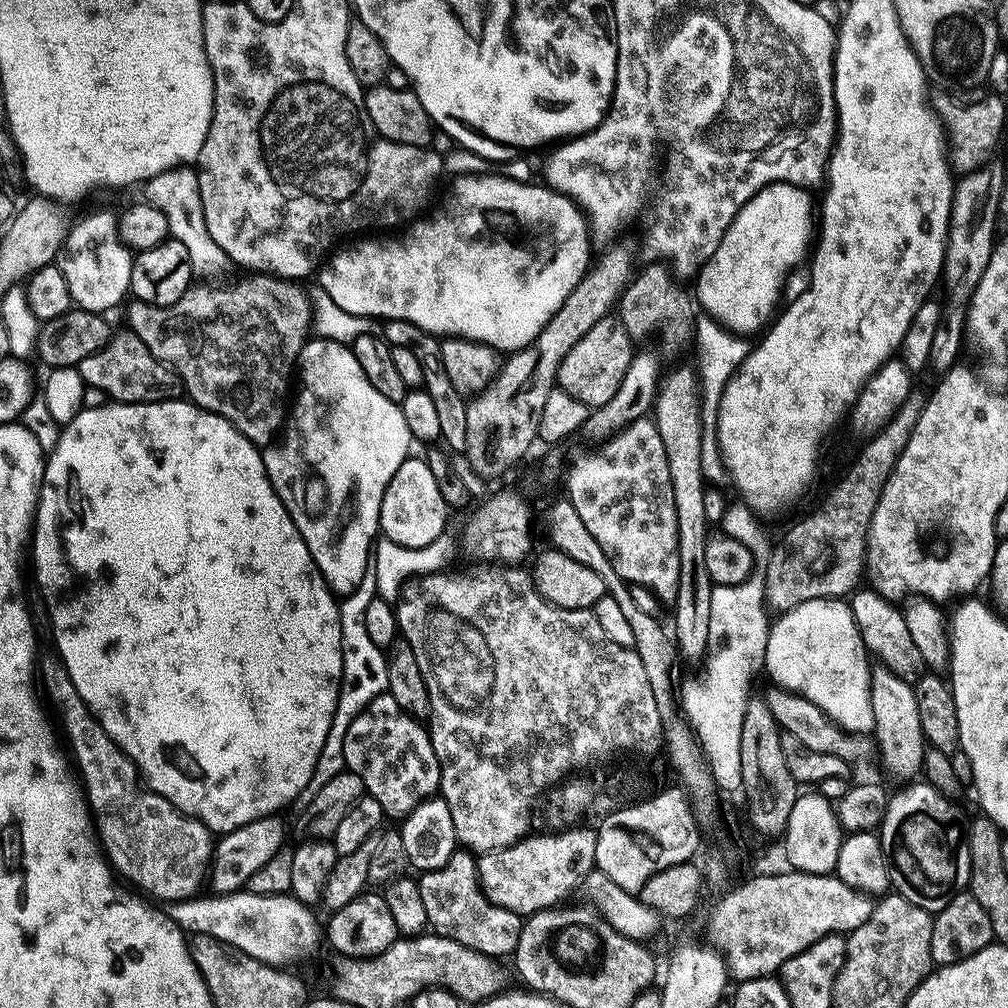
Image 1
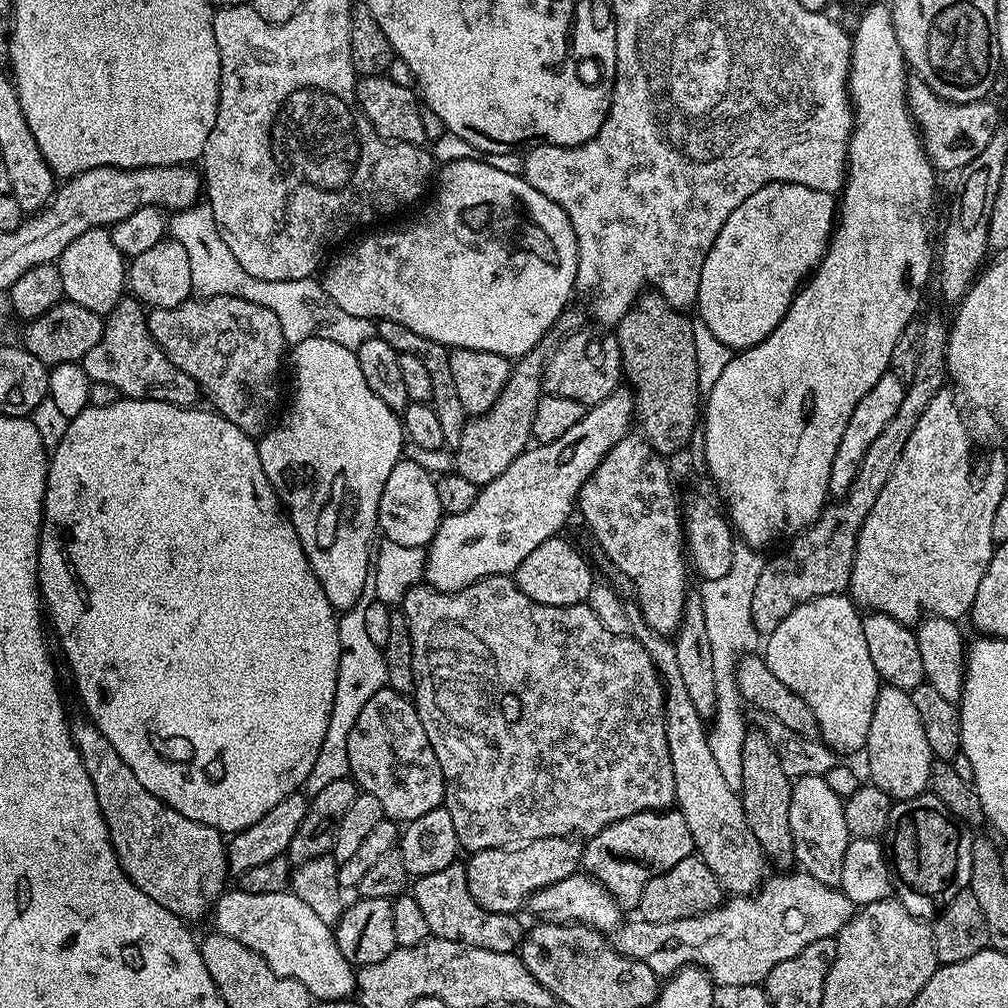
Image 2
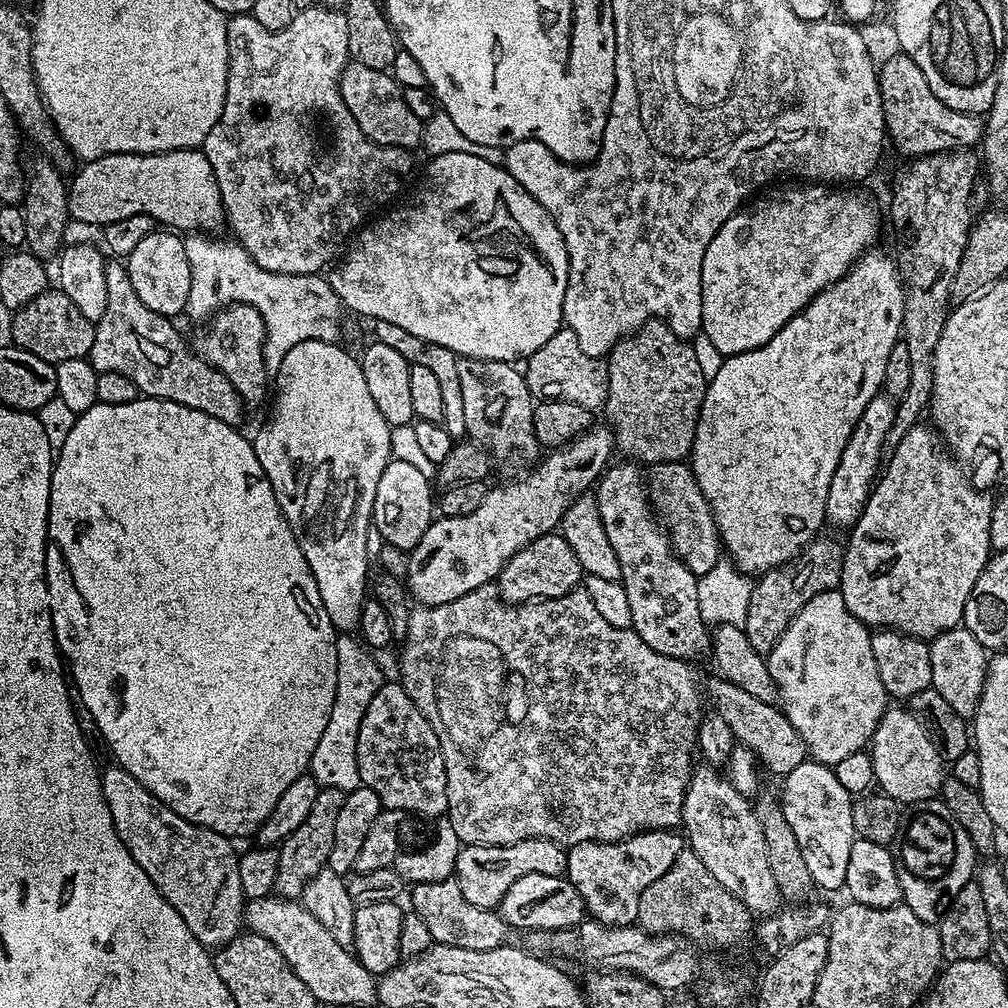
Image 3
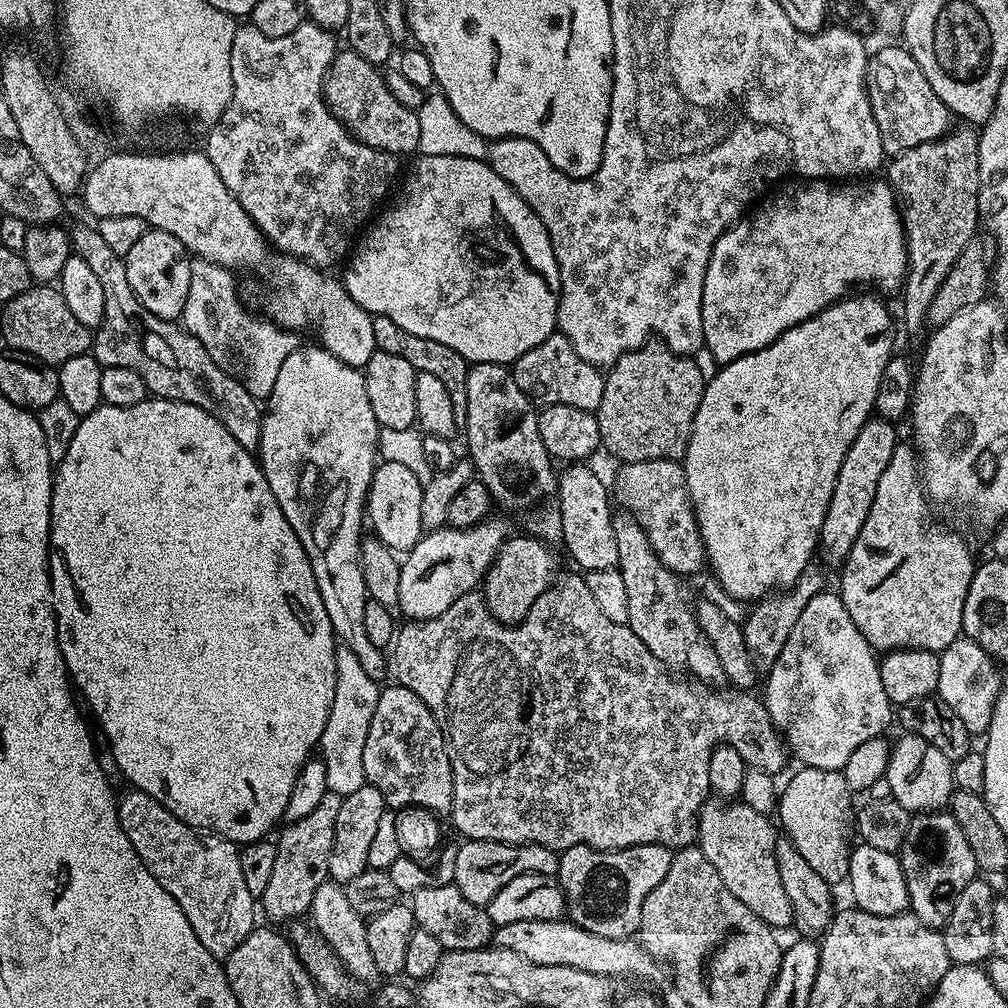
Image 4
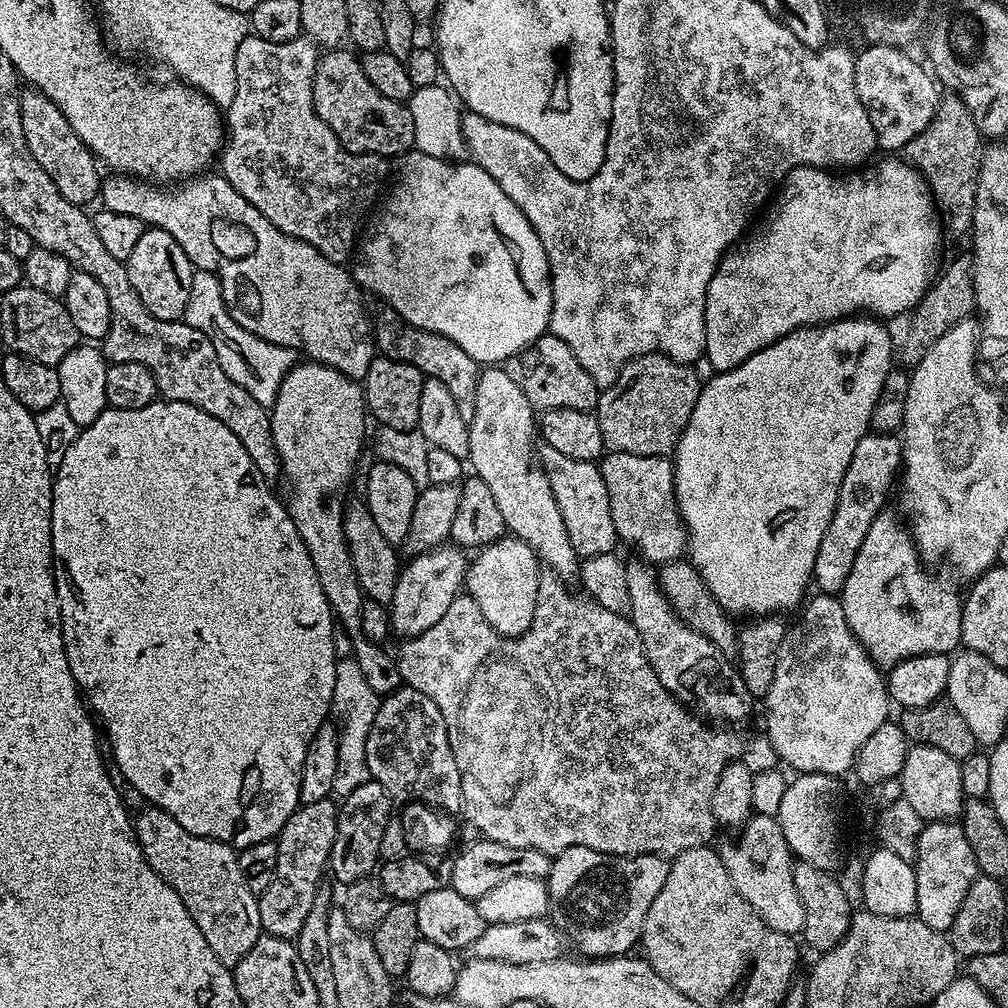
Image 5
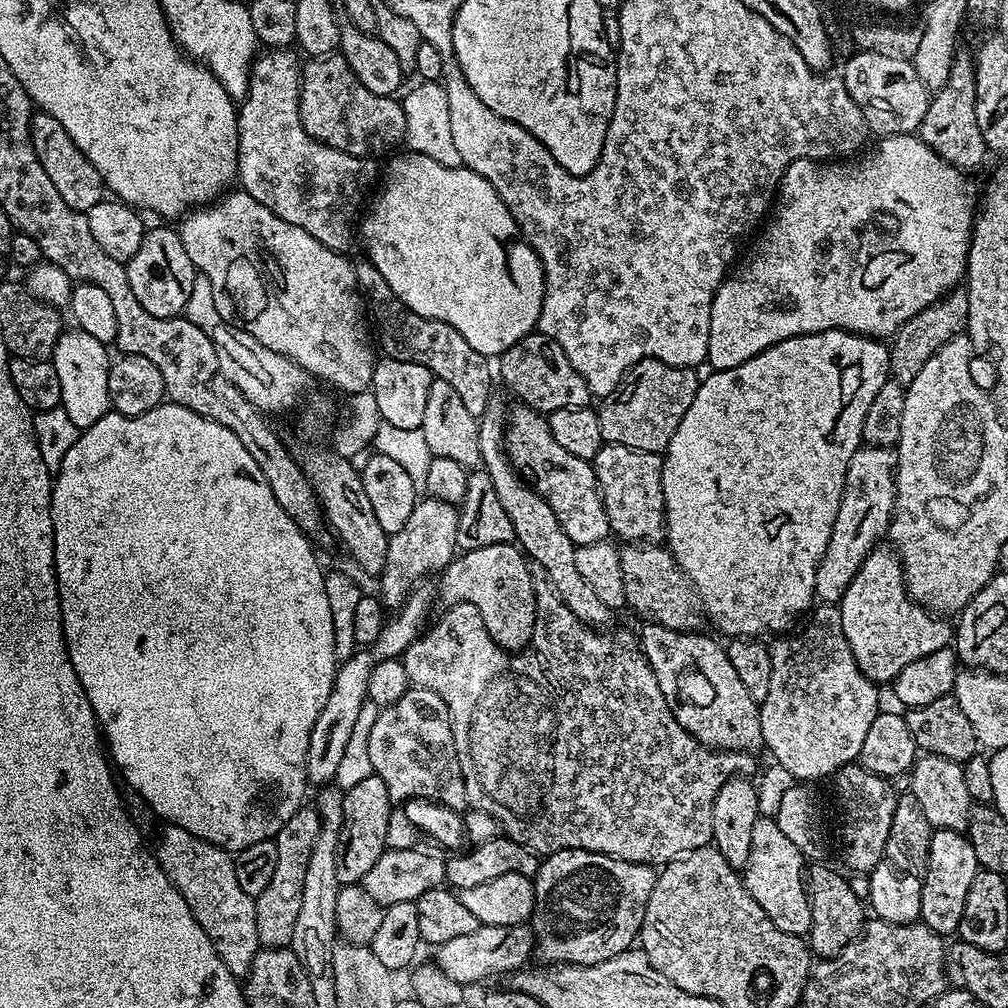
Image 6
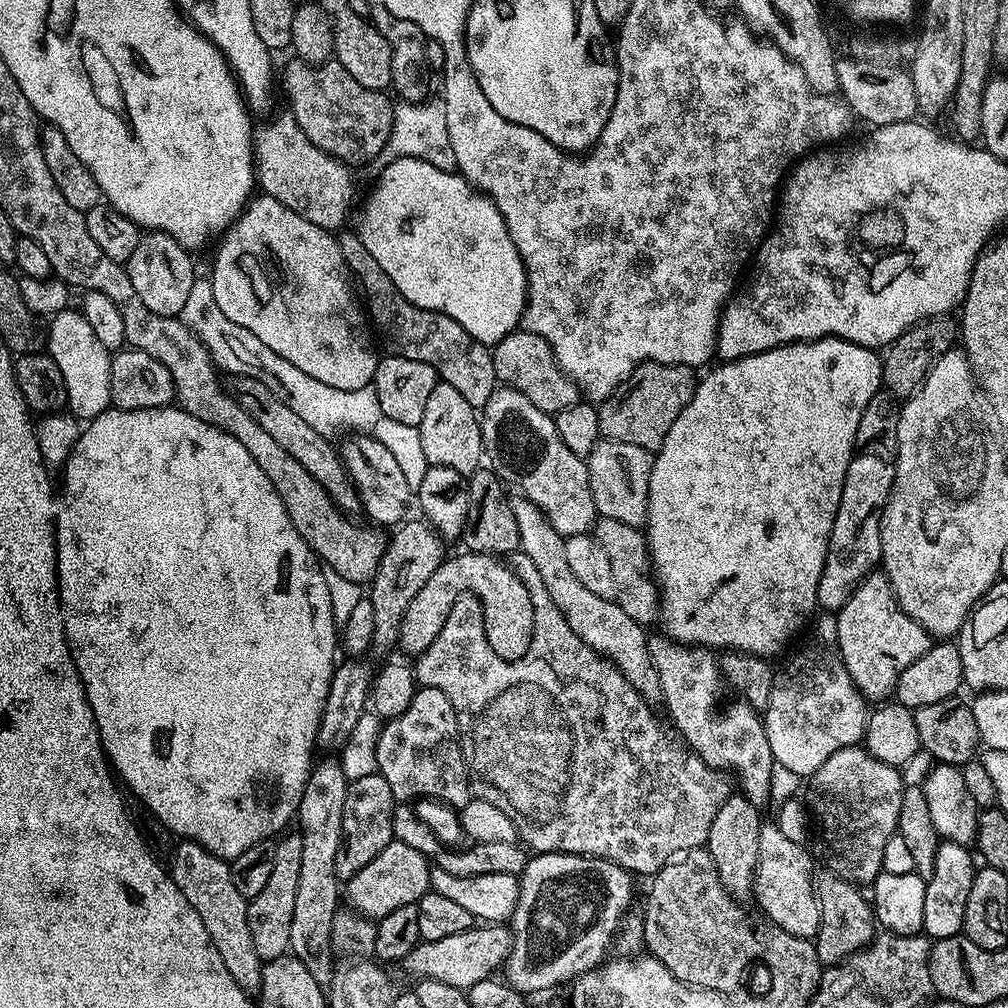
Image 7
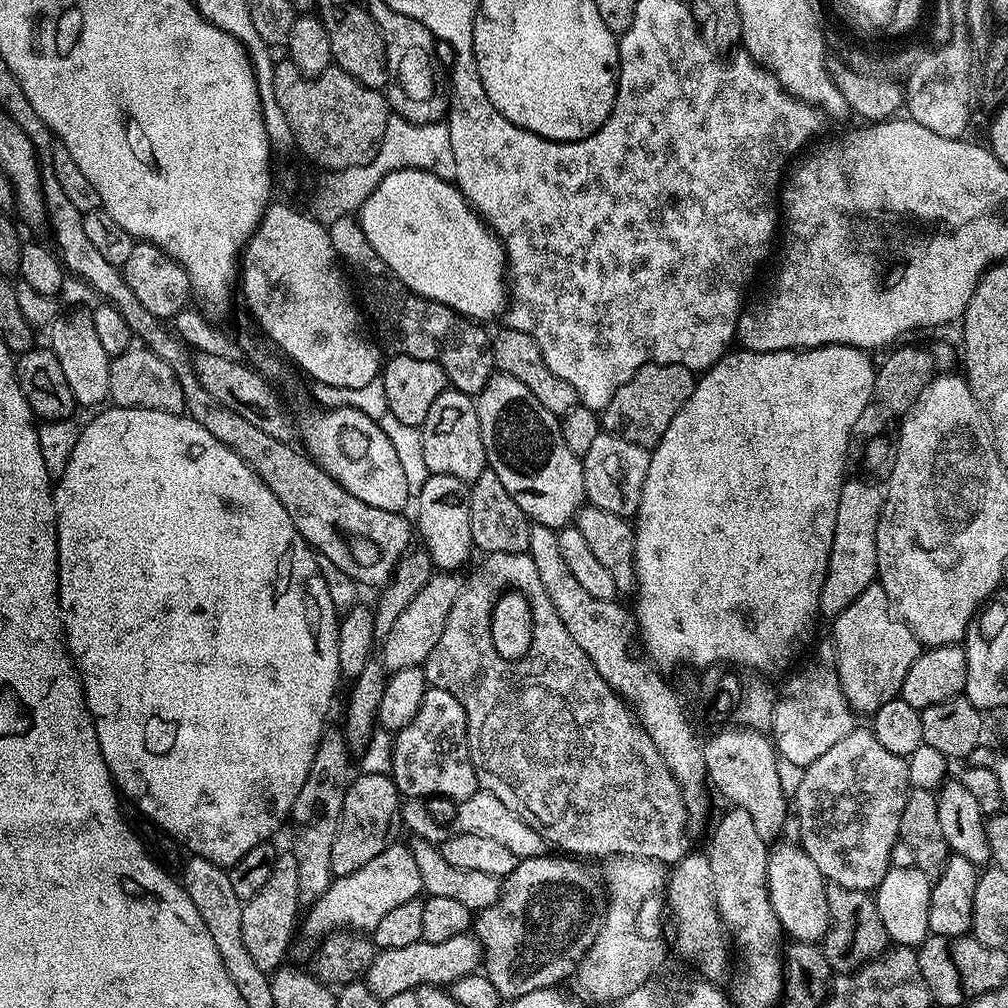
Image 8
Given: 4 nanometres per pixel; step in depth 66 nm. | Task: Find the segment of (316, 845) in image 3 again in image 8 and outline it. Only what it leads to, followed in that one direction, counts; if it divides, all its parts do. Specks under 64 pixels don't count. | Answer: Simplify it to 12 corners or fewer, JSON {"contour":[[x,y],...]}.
{"contour":[[277,855],[243,901],[242,942],[258,970],[287,961],[302,912],[298,864]]}

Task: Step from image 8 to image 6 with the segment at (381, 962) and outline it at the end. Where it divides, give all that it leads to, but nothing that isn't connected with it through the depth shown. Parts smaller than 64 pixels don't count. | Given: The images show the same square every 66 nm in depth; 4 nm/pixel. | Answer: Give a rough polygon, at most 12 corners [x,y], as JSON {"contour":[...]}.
{"contour":[[481,924],[442,942],[434,962],[454,982],[515,974],[534,952],[531,927]]}

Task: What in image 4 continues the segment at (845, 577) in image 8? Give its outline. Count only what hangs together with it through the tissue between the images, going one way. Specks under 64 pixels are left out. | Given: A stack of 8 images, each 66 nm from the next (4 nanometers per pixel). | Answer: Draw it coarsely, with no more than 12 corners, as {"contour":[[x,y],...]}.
{"contour":[[870,418],[854,438],[820,531],[843,565],[890,466],[897,425]]}

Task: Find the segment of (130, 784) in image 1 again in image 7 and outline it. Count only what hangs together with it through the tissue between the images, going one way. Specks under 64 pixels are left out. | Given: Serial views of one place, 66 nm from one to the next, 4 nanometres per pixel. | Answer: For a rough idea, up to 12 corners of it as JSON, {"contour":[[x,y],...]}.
{"contour":[[181,839],[173,882],[230,978],[259,993],[264,967],[229,861]]}

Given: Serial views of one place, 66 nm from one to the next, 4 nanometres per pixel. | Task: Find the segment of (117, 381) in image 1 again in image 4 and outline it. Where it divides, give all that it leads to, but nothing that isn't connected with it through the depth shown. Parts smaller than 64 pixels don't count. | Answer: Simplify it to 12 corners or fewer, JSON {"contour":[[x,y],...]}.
{"contour":[[95,227],[70,236],[102,282],[90,349],[259,449],[262,408],[179,323],[142,306]]}

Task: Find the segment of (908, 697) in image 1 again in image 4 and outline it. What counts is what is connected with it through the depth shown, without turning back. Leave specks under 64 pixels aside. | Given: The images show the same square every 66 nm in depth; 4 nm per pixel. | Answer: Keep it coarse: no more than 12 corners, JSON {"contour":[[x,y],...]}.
{"contour":[[911,734],[886,783],[909,814],[949,807],[953,761]]}

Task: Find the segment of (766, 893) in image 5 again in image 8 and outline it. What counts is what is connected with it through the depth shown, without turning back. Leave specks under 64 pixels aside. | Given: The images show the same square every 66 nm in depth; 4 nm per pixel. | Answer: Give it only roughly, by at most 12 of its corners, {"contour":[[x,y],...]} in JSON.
{"contour":[[799,843],[768,853],[768,893],[793,941],[823,941],[828,884]]}

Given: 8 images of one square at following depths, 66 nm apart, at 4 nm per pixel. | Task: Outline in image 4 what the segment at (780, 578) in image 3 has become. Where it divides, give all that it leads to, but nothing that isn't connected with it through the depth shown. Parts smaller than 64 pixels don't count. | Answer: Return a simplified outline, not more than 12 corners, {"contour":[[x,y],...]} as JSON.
{"contour":[[809,566],[791,588],[762,596],[742,621],[758,670],[774,666],[806,602],[825,591]]}

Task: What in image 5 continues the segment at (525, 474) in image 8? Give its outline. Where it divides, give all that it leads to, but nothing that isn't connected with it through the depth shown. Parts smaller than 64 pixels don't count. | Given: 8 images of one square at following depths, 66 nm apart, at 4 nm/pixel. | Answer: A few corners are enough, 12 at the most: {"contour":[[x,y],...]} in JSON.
{"contour":[[539,445],[566,534],[583,558],[613,551],[606,482],[590,460]]}

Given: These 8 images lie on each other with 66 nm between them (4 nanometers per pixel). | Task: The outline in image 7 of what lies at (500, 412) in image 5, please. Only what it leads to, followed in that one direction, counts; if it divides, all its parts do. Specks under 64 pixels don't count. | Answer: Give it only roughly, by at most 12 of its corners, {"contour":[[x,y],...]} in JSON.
{"contour":[[512,500],[519,551],[570,630],[644,695],[661,699],[645,629],[570,570],[565,537]]}

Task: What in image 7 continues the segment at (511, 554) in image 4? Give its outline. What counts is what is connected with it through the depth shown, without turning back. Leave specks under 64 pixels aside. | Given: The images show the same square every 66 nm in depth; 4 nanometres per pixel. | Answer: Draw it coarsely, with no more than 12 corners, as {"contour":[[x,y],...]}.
{"contour":[[460,550],[414,594],[399,651],[438,638],[454,602],[484,607],[488,641],[517,660],[534,638],[534,602],[501,557]]}

